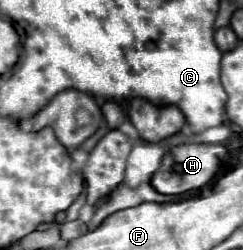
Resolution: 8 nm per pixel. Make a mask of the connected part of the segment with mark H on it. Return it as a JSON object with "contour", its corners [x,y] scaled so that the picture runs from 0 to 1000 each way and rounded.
{"contour":[[[877,572],[728,580],[679,612],[663,668],[638,684],[638,700],[621,716],[621,740],[638,748],[638,764],[654,764],[671,780],[745,780],[761,764],[819,756],[877,716],[877,700],[893,692],[893,676],[926,628],[934,628],[934,596],[918,580],[877,580]]]}

